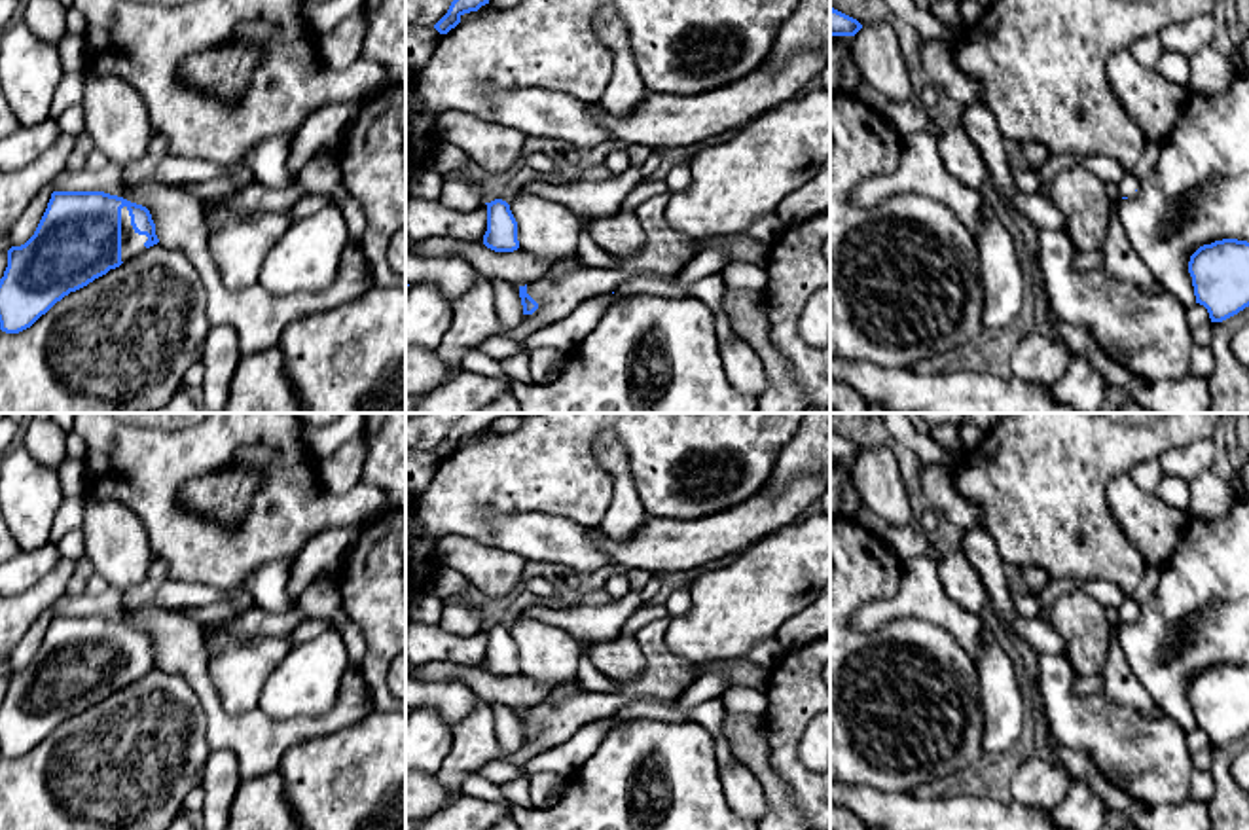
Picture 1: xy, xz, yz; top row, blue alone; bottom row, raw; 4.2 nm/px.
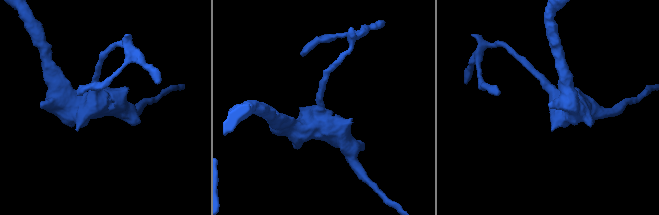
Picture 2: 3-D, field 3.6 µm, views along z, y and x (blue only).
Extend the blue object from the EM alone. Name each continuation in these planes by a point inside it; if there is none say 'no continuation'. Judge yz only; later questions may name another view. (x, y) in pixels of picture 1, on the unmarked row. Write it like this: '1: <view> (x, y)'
1: yz (1128, 609)

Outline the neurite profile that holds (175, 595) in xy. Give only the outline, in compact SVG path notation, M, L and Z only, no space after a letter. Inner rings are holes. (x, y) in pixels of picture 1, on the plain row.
M171 580L144 606L152 606L163 612L180 612L184 608L214 606L214 604L229 604L244 610L252 606L252 599L244 591L231 597L227 589Z

